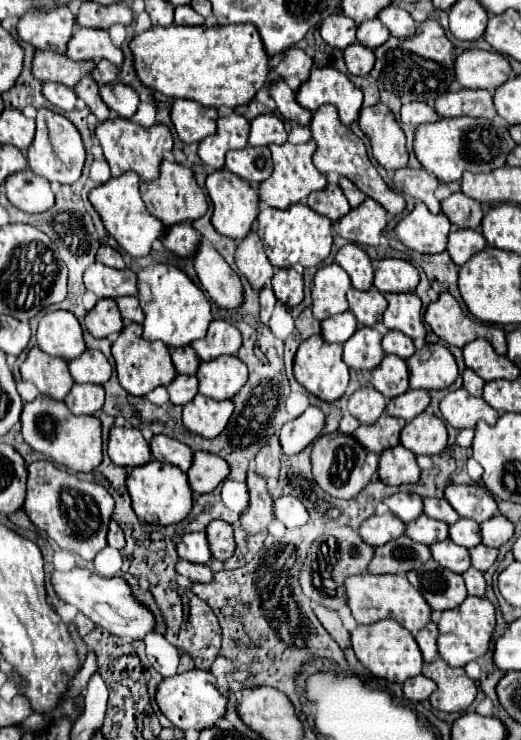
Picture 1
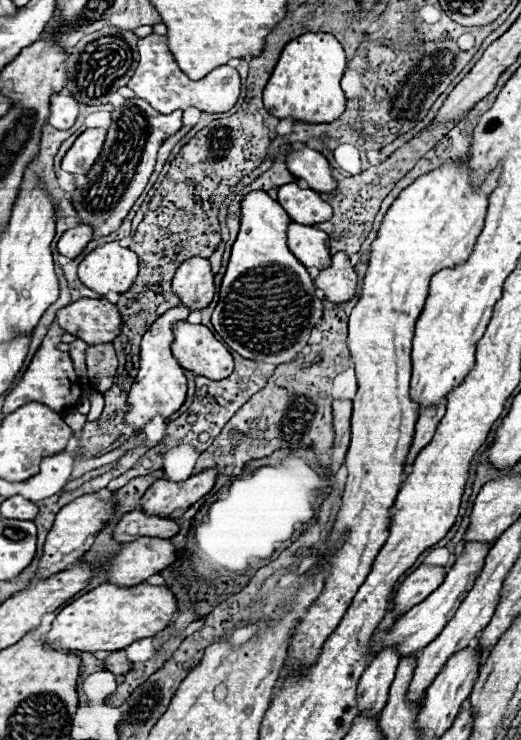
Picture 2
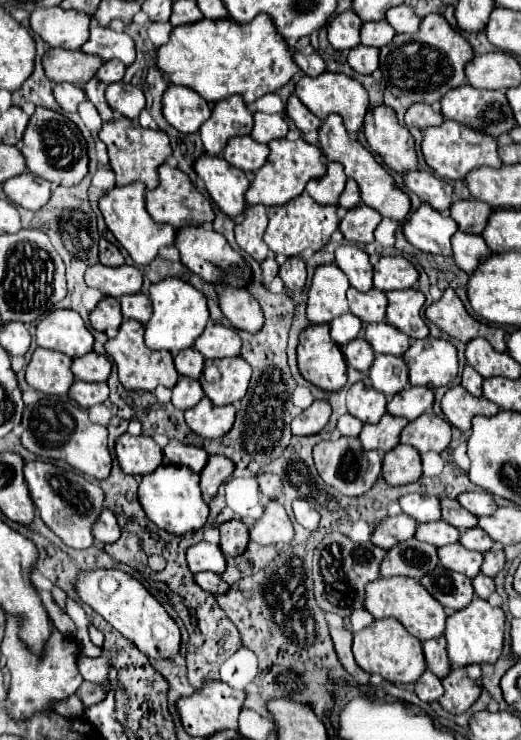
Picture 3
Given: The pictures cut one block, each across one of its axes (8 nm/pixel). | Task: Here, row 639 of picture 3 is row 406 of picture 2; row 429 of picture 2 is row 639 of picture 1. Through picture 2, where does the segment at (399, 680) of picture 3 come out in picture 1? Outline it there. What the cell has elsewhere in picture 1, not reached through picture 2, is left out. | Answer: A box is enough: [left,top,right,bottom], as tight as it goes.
[352,618,424,682]

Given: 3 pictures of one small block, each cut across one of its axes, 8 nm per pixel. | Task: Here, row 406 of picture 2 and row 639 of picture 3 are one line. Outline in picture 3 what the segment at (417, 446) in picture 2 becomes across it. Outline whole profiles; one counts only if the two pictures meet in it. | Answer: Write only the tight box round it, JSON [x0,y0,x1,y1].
[422,638,450,678]

